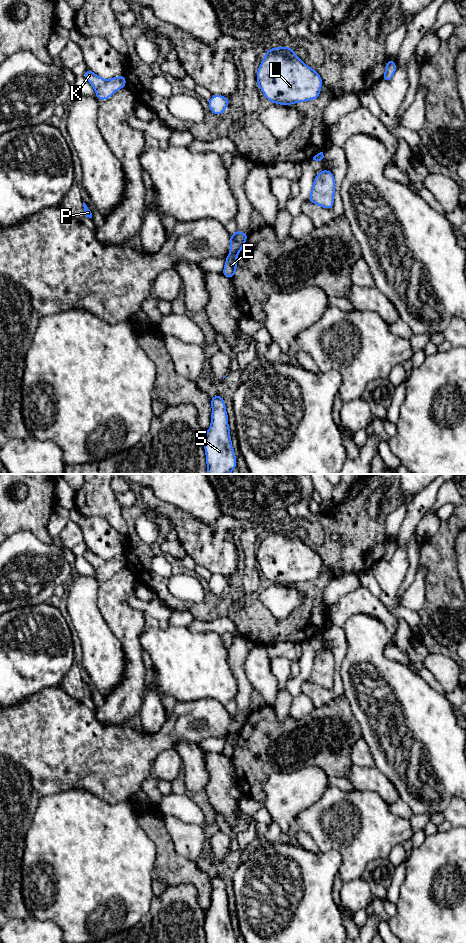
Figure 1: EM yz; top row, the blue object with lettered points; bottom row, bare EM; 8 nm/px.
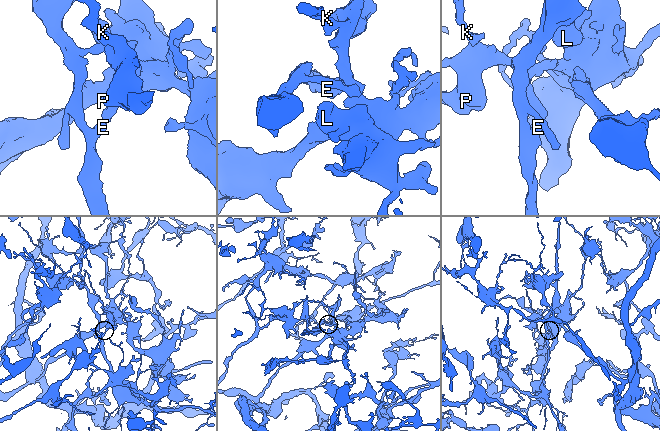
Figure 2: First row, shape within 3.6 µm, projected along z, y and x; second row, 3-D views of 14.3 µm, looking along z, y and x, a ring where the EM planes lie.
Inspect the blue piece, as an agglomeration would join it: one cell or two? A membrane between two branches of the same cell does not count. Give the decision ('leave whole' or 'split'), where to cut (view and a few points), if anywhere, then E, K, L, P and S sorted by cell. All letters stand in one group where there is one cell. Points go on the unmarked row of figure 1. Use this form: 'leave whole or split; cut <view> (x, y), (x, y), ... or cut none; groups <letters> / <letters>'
split; cut yz (230, 734), (236, 737); groups E S / K L P

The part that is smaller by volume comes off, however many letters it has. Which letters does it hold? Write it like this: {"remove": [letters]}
{"remove": ["E", "S"]}

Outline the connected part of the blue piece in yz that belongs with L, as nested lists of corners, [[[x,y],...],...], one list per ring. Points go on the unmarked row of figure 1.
[[[290,527],[270,528],[256,554],[265,578],[279,585],[315,580],[323,559],[308,547]]]

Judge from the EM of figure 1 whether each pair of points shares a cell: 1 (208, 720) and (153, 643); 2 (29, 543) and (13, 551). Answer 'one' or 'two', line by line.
1: two
2: one

